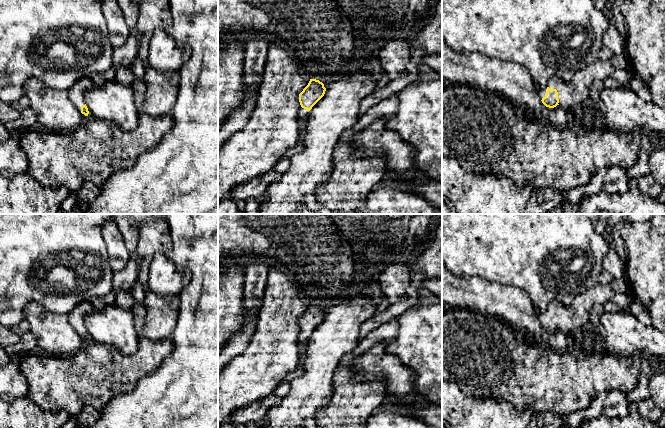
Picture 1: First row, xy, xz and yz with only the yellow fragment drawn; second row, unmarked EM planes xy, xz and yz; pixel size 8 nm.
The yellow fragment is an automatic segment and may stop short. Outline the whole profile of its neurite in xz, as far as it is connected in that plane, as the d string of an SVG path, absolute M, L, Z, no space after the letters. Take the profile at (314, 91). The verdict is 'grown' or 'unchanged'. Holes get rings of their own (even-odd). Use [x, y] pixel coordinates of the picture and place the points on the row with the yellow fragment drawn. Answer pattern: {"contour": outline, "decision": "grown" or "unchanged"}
{"contour": "M310 79L308 85L299 94L300 109L298 121L301 129L306 125L309 118L309 111L324 96L326 88L324 84L316 79Z", "decision": "grown"}

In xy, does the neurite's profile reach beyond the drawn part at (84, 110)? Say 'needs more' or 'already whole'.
needs more

